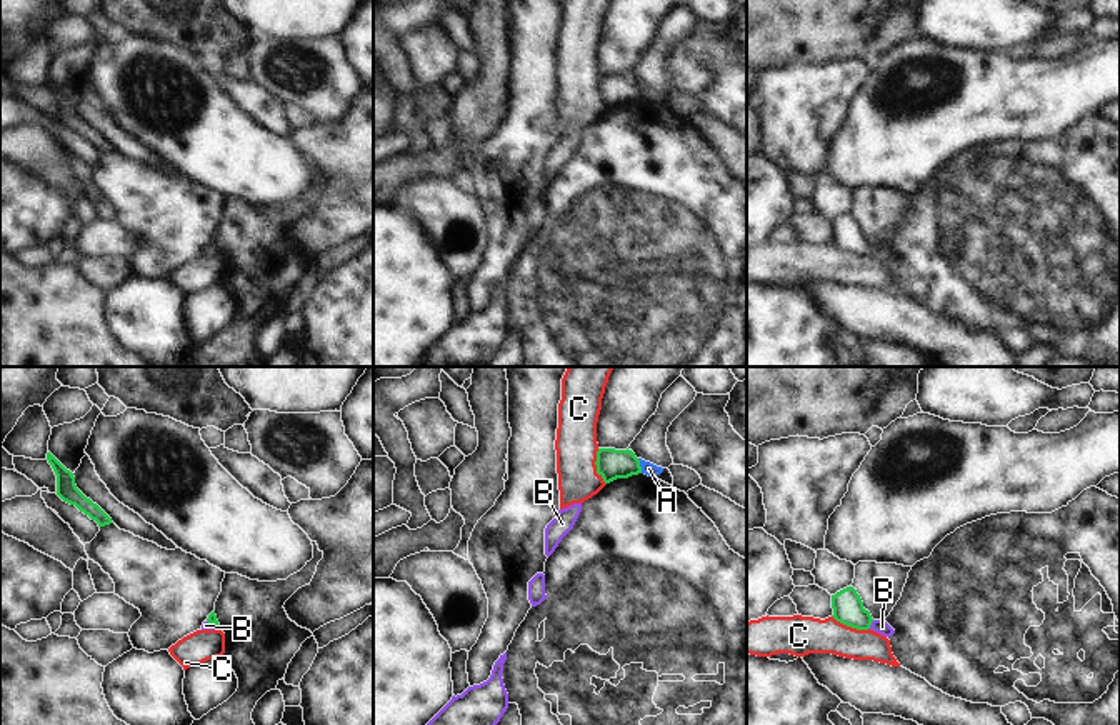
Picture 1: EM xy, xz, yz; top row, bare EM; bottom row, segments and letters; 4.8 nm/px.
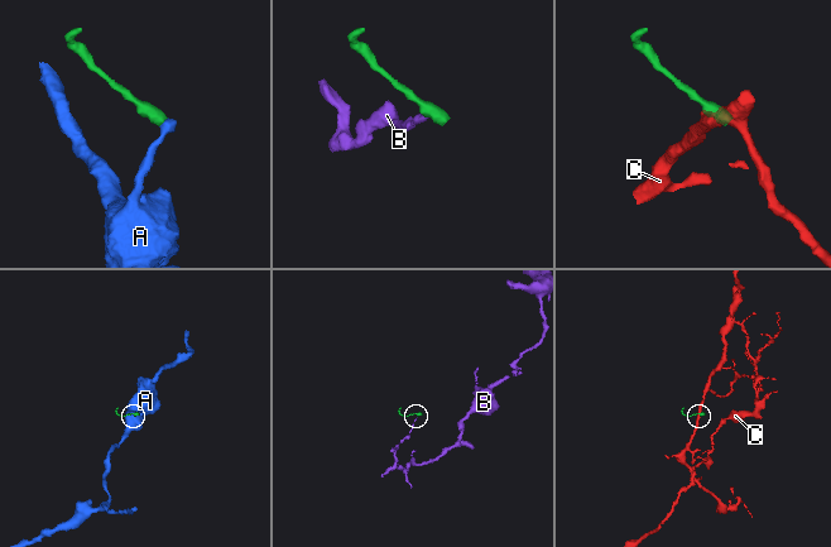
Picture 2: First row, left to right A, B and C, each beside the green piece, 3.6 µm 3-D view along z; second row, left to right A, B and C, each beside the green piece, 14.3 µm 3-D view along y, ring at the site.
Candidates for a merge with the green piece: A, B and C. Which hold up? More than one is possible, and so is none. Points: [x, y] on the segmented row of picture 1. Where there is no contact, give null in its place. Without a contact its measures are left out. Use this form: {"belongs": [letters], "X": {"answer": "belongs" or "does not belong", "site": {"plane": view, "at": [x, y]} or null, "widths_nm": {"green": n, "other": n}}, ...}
{"belongs": ["B"], "A": {"answer": "does not belong", "site": {"plane": "xz", "at": [639, 465]}, "widths_nm": {"green": 150, "other": 70}}, "B": {"answer": "belongs", "site": {"plane": "yz", "at": [870, 624]}, "widths_nm": {"green": 150, "other": 70}}, "C": {"answer": "does not belong", "site": {"plane": "yz", "at": [850, 625]}, "widths_nm": {"green": 150, "other": 190}}}

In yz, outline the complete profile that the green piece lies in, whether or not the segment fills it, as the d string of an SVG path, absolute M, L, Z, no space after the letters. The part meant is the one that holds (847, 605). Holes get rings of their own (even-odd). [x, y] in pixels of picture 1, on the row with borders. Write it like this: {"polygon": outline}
{"polygon": "M847 587L832 595L833 618L857 630L873 630L883 637L892 637L895 630L885 620L873 620L863 608L863 602L853 587Z"}

